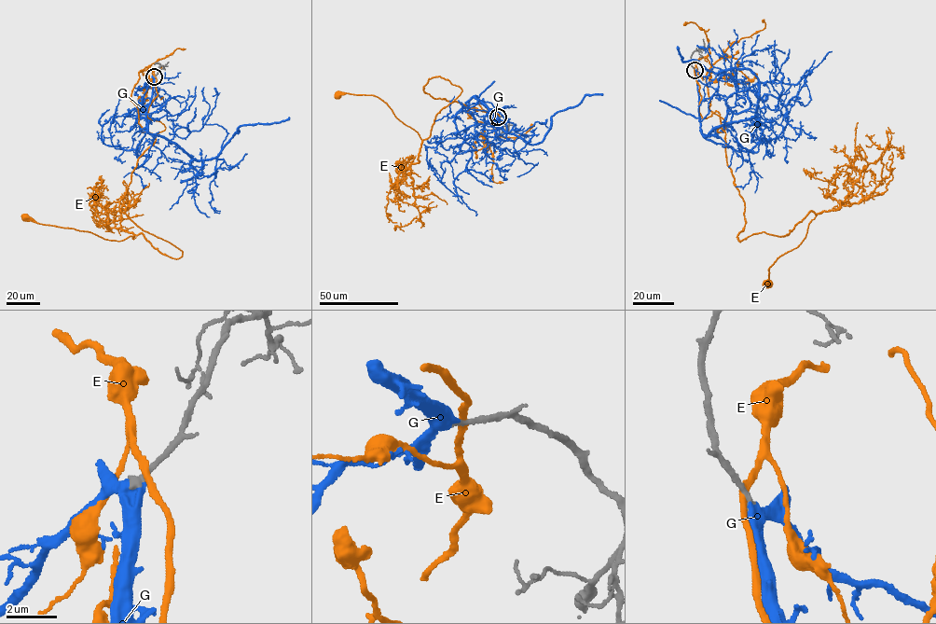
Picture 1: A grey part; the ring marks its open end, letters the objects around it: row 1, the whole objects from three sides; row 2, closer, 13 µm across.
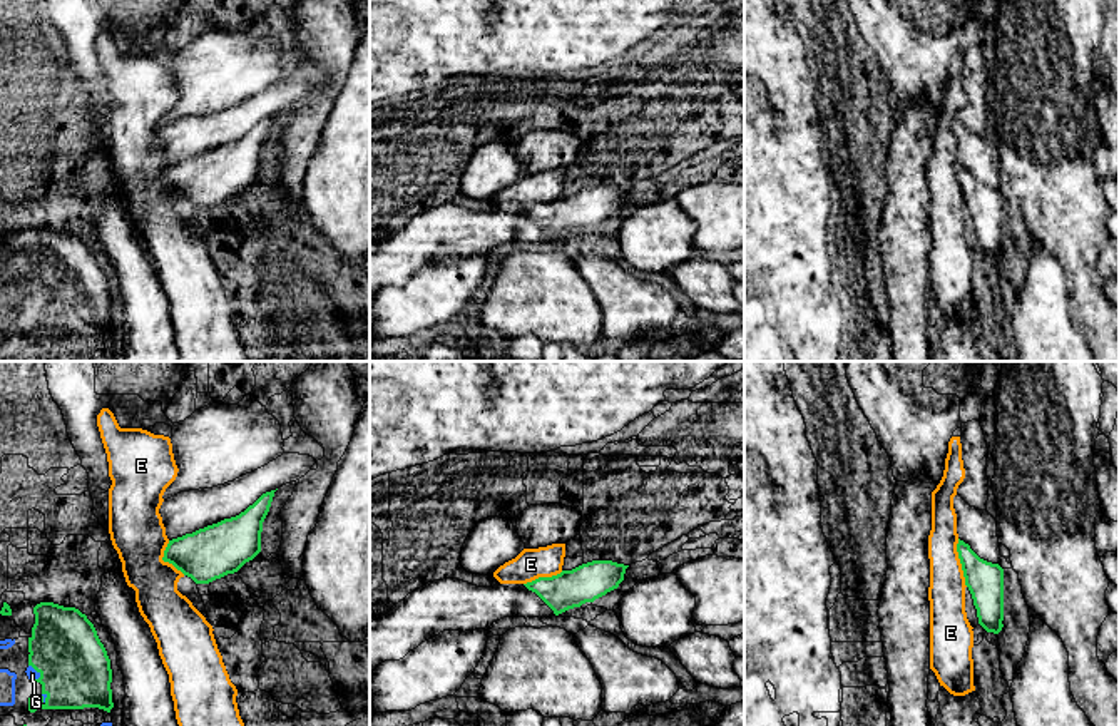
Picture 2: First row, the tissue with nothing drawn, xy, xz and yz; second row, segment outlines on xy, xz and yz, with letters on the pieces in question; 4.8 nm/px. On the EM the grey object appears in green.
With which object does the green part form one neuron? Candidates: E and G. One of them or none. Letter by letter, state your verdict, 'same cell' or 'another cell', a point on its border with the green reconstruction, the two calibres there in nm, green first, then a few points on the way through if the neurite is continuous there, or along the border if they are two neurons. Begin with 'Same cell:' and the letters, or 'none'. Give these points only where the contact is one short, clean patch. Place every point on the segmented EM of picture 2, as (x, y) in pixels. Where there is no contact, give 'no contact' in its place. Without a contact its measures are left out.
Same cell: G
E: another cell; meets green in yz at (960, 562); 180 nm thick on the green side, 180 nm on the other; border along yz (957, 539), (957, 557), (967, 586)
G: same cell; meets green in xy at (37, 671); 340 nm thick on the green side, 50 nm on the other

